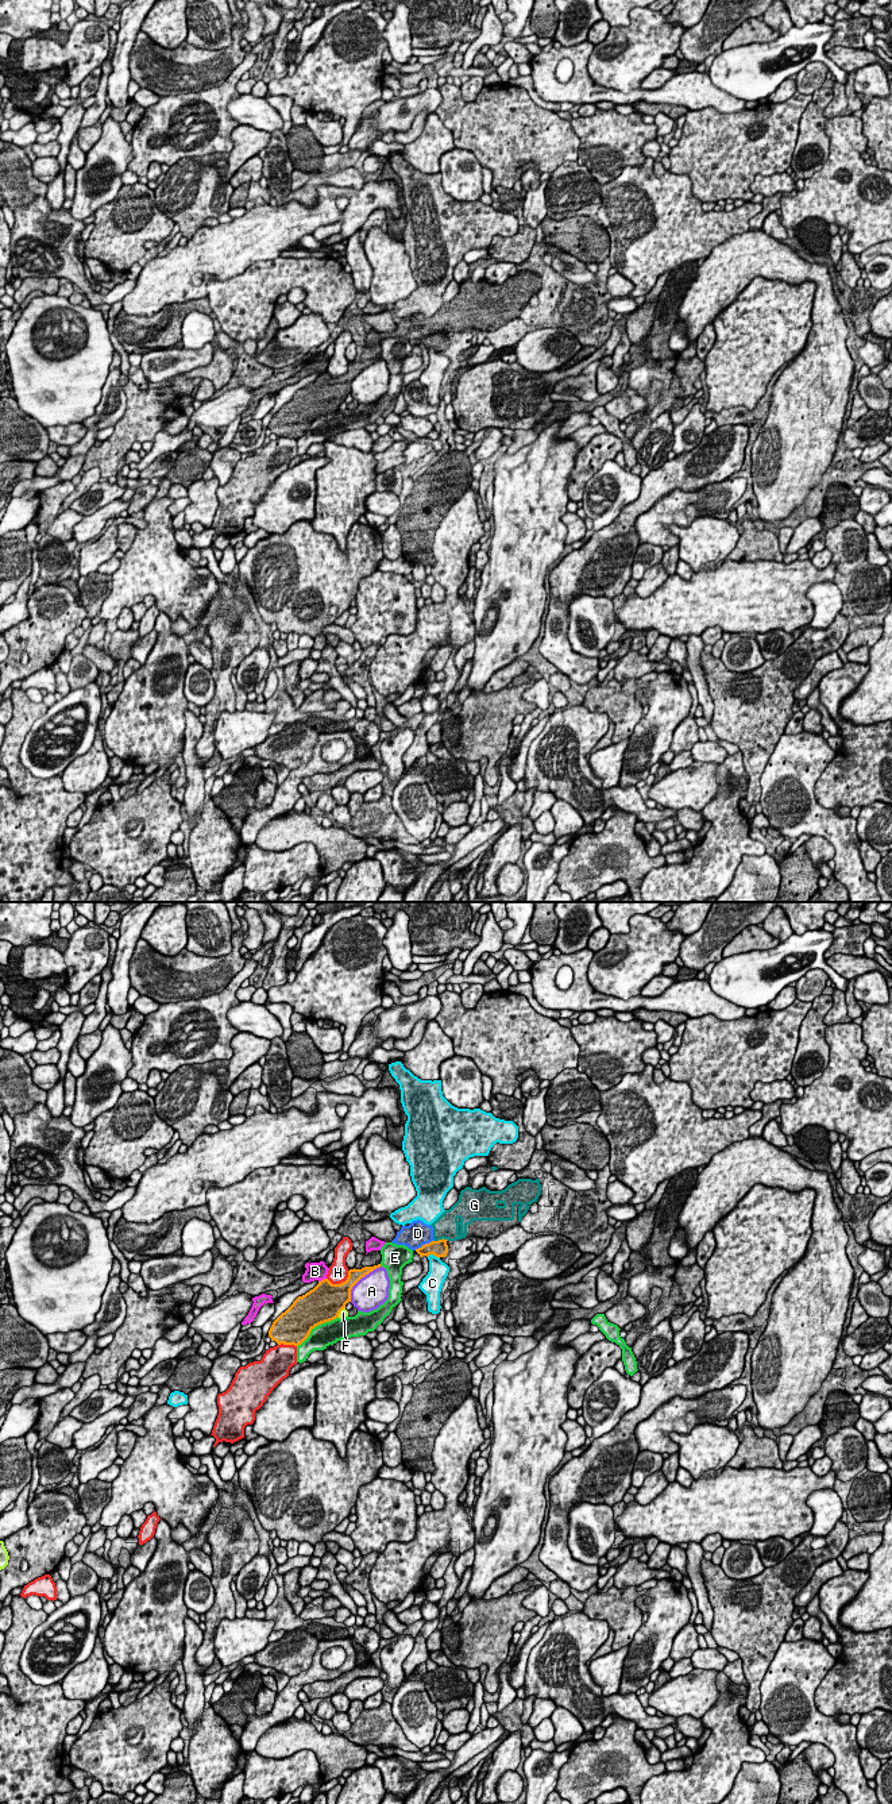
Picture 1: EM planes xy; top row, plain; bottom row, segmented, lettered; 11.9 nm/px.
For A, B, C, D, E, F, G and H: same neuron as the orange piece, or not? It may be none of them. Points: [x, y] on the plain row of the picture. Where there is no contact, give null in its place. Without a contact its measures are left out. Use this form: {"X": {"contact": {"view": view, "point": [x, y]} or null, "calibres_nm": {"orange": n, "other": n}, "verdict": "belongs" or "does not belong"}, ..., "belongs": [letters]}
{"A": {"contact": {"view": "xy", "point": [359, 372]}, "calibres_nm": {"orange": 190, "other": 400}, "verdict": "does not belong"}, "B": {"contact": {"view": "xy", "point": [321, 373]}, "calibres_nm": {"orange": 440, "other": 220}, "verdict": "does not belong"}, "C": {"contact": {"view": "xy", "point": [433, 347]}, "calibres_nm": {"orange": 190, "other": 240}, "verdict": "does not belong"}, "D": {"contact": {"view": "xy", "point": [425, 336]}, "calibres_nm": {"orange": 190, "other": 300}, "verdict": "does not belong"}, "E": {"contact": {"view": "xy", "point": [316, 417]}, "calibres_nm": {"orange": 420, "other": 280}, "verdict": "does not belong"}, "F": {"contact": {"view": "xy", "point": [339, 405]}, "calibres_nm": {"orange": 440, "other": 90}, "verdict": "does not belong"}, "G": {"contact": {"view": "xy", "point": [443, 331]}, "calibres_nm": {"orange": 190, "other": 300}, "verdict": "does not belong"}, "H": {"contact": {"view": "xy", "point": [340, 376]}, "calibres_nm": {"orange": 400, "other": 240}, "verdict": "does not belong"}, "belongs": []}

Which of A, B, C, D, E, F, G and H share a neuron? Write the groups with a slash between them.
A / B D G / C / E / F / H

